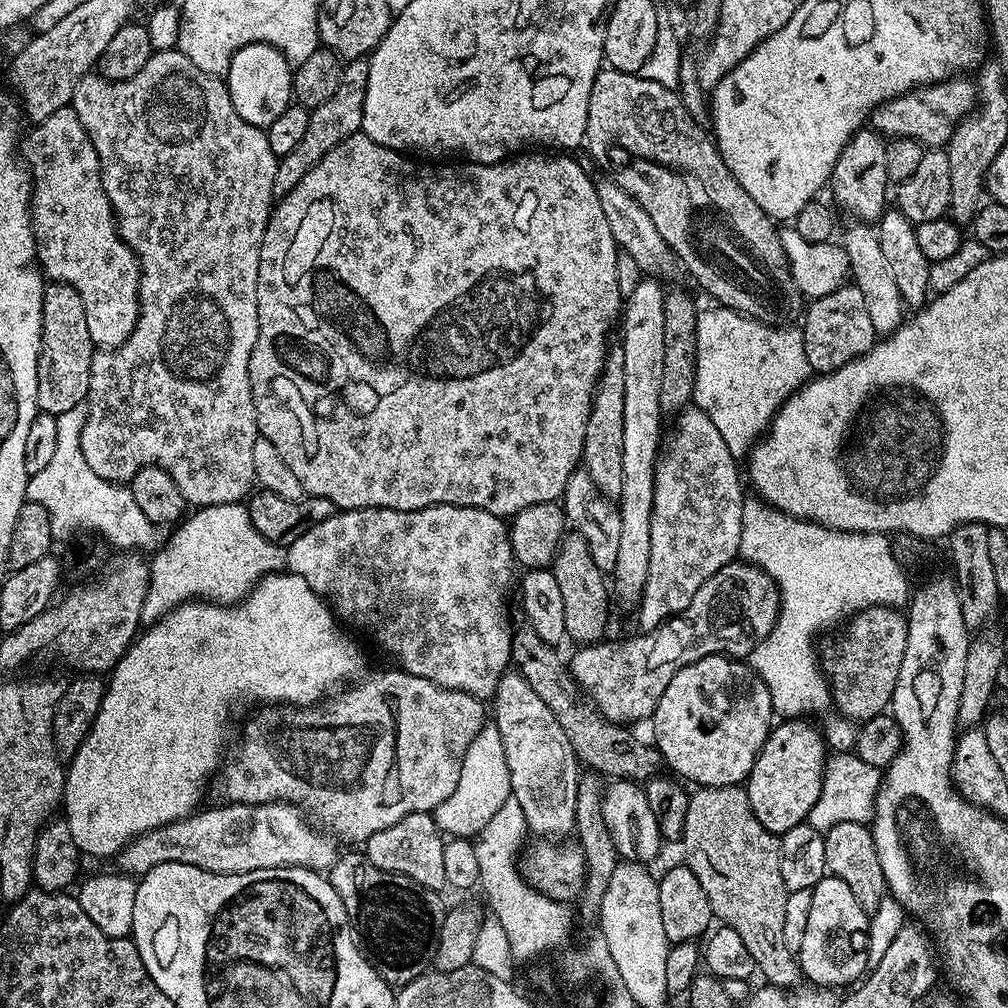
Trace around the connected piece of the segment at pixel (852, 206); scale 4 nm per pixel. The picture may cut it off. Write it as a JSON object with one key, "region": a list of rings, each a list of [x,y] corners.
{"region":[[[875,130],[855,132],[846,142],[842,154],[832,171],[830,181],[831,199],[837,205],[841,204],[848,212],[853,212],[860,222],[876,222],[884,215],[886,203],[884,199],[890,196],[890,181],[886,174],[886,140]]]}

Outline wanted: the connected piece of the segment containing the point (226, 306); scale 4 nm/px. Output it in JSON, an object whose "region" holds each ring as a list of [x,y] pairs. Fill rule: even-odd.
{"region":[[[178,50],[153,52],[150,62],[146,62],[134,78],[108,80],[99,74],[84,76],[74,90],[70,107],[78,114],[78,122],[82,122],[100,159],[102,186],[112,203],[116,229],[140,262],[140,317],[130,338],[126,338],[122,346],[96,350],[92,354],[90,390],[86,401],[88,416],[80,431],[82,454],[86,454],[86,462],[90,462],[90,468],[98,478],[106,478],[114,484],[127,485],[145,466],[157,464],[170,474],[170,478],[174,478],[178,490],[182,490],[185,505],[205,508],[241,503],[256,484],[253,451],[258,433],[250,390],[250,354],[258,338],[258,262],[264,231],[274,207],[272,191],[278,159],[274,150],[270,150],[267,131],[250,125],[235,112],[223,79],[207,76]]]}

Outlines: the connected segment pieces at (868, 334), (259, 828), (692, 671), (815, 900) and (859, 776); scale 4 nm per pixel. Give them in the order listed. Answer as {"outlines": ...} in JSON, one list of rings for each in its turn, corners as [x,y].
{"outlines":[[[[845,283],[844,287],[811,301],[807,306],[809,308],[808,313],[804,316],[802,331],[808,367],[813,373],[836,372],[842,366],[846,366],[846,362],[858,359],[859,356],[866,354],[877,344],[878,337],[870,322],[870,314],[866,310],[866,301],[862,299],[862,290],[858,290],[855,284]]],[[[225,803],[223,807],[197,811],[185,820],[137,836],[116,853],[114,863],[120,867],[117,869],[133,878],[154,872],[163,864],[185,864],[214,874],[267,872],[277,868],[299,868],[320,874],[331,870],[337,862],[337,841],[313,827],[295,804]]],[[[707,656],[674,674],[670,686],[662,694],[662,702],[654,710],[650,721],[656,735],[654,747],[669,764],[677,777],[693,780],[693,785],[714,786],[743,785],[750,770],[774,727],[774,713],[770,702],[770,690],[762,678],[758,678],[747,663],[727,656]]],[[[825,874],[812,888],[810,918],[798,953],[800,970],[805,981],[821,988],[840,990],[843,984],[852,986],[869,971],[869,913],[858,906],[854,894],[842,878]]],[[[851,751],[829,755],[824,765],[824,781],[818,794],[818,802],[814,802],[806,823],[825,833],[838,826],[838,822],[862,824],[871,821],[881,779],[881,769],[872,767]]]]}

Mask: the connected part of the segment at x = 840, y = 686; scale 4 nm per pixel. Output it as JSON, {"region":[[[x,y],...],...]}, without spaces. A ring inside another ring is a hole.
{"region":[[[877,606],[855,613],[847,624],[848,633],[845,634],[832,665],[829,668],[827,665],[826,668],[826,676],[830,681],[830,700],[831,703],[832,700],[836,703],[835,711],[850,721],[873,720],[891,705],[894,686],[898,682],[895,669],[899,668],[908,649],[908,622],[903,611],[892,606]]]}

